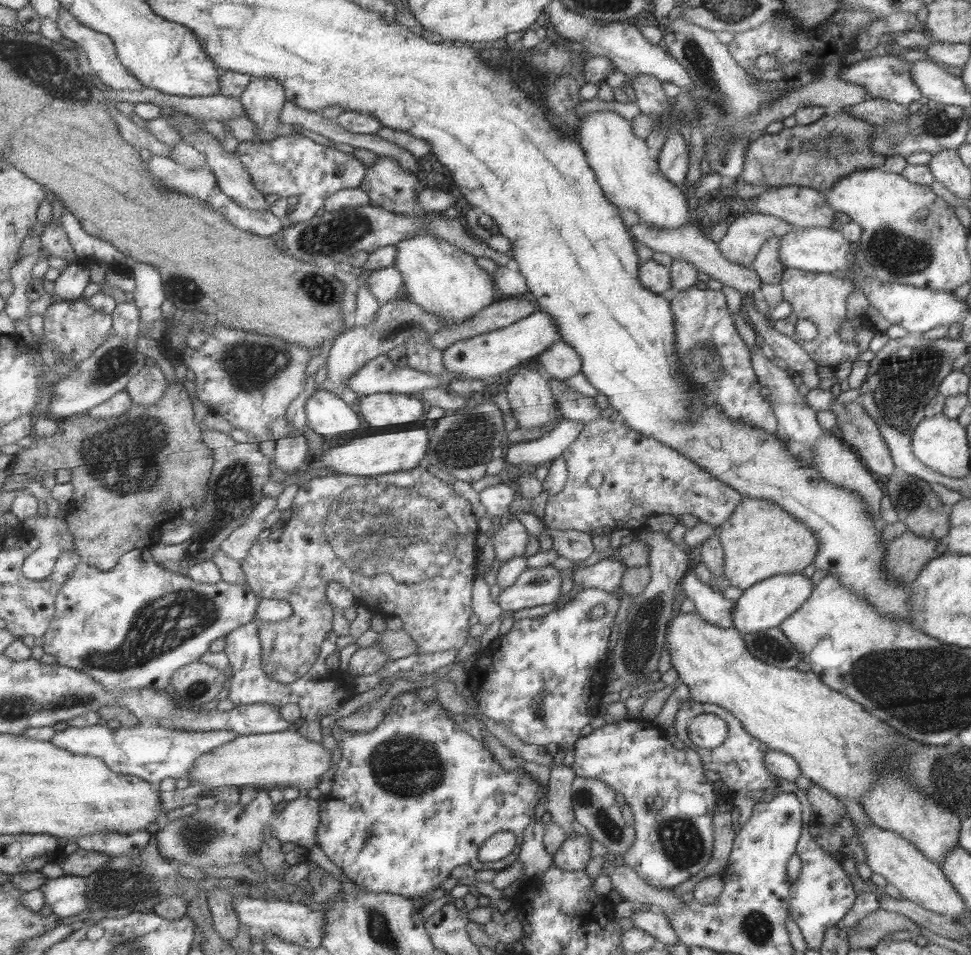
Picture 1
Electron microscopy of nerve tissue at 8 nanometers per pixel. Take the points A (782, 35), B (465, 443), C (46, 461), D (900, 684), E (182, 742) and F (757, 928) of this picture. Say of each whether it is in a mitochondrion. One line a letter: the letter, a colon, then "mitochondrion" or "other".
A: other
B: mitochondrion
C: other
D: mitochondrion
E: other
F: mitochondrion

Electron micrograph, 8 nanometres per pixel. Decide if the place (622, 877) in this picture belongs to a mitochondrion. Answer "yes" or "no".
no

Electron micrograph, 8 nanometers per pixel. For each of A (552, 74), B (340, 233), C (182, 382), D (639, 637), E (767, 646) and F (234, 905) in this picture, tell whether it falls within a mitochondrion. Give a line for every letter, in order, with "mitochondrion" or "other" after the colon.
A: mitochondrion
B: mitochondrion
C: other
D: mitochondrion
E: mitochondrion
F: other

